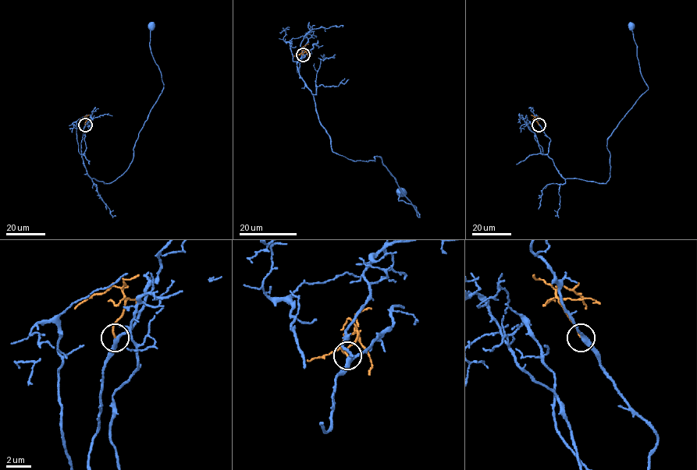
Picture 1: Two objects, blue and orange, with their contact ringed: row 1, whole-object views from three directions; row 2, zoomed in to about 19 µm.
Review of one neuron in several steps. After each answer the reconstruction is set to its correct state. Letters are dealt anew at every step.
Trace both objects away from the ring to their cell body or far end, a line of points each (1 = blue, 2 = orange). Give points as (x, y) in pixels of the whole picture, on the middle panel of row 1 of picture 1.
1: (303, 54), (296, 70), (331, 148), (353, 160), (379, 157), (419, 217), (414, 205), (399, 199), (402, 193)
2: (303, 54), (304, 49), (293, 56)

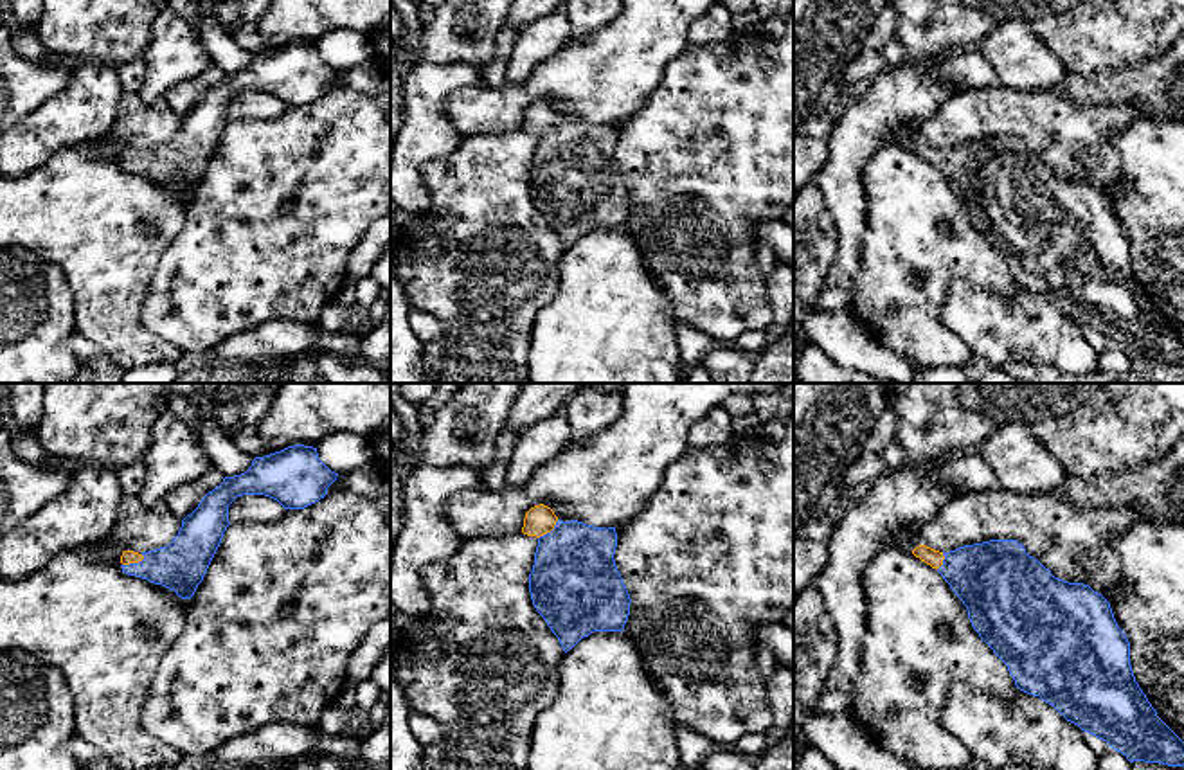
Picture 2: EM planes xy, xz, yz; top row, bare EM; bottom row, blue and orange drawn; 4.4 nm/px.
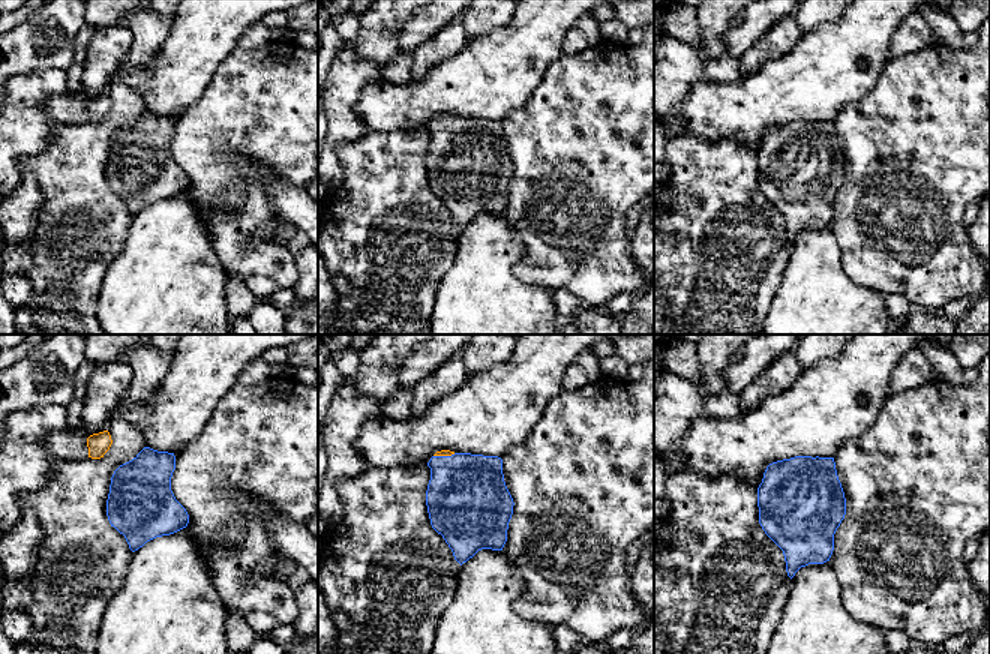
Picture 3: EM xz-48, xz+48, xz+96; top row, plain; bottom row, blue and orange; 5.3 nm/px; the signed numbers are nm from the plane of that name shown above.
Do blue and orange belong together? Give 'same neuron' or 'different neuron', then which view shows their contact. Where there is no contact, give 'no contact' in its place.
same neuron | xy

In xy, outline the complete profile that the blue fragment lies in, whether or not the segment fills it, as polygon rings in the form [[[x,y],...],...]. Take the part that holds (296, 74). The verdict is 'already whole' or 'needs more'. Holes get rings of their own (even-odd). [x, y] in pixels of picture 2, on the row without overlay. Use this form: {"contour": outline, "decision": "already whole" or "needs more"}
{"contour": [[[293,41],[281,49],[256,54],[252,63],[209,88],[198,104],[182,117],[167,144],[148,149],[124,148],[122,169],[175,187],[191,196],[230,122],[229,103],[243,92],[265,92],[284,106],[304,106],[327,92],[338,70],[331,68],[317,45]]], "decision": "needs more"}

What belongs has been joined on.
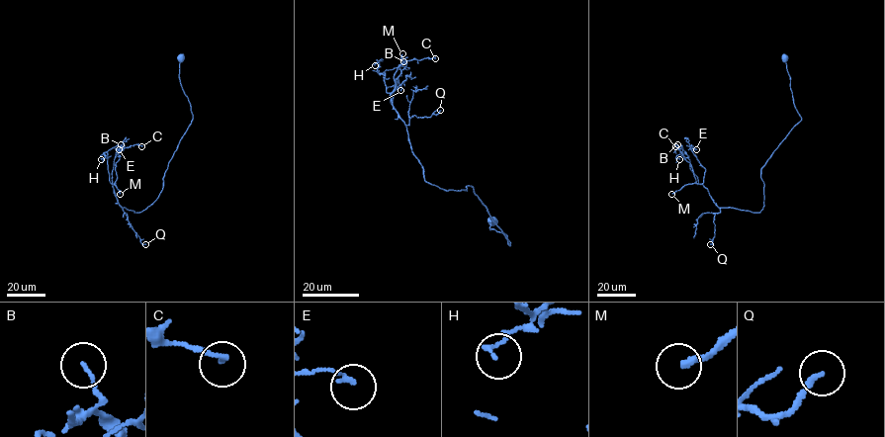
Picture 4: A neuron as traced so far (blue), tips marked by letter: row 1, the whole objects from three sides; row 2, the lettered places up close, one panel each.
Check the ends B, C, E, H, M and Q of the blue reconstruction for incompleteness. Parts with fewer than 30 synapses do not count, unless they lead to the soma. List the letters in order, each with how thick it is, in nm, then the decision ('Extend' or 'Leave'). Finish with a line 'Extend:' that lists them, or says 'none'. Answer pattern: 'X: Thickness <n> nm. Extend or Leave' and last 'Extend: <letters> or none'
B: Thickness 100 nm. Leave
C: Thickness 180 nm. Leave
E: Thickness 140 nm. Leave
H: Thickness 130 nm. Leave
M: Thickness 220 nm. Extend
Q: Thickness 180 nm. Leave
Extend: M

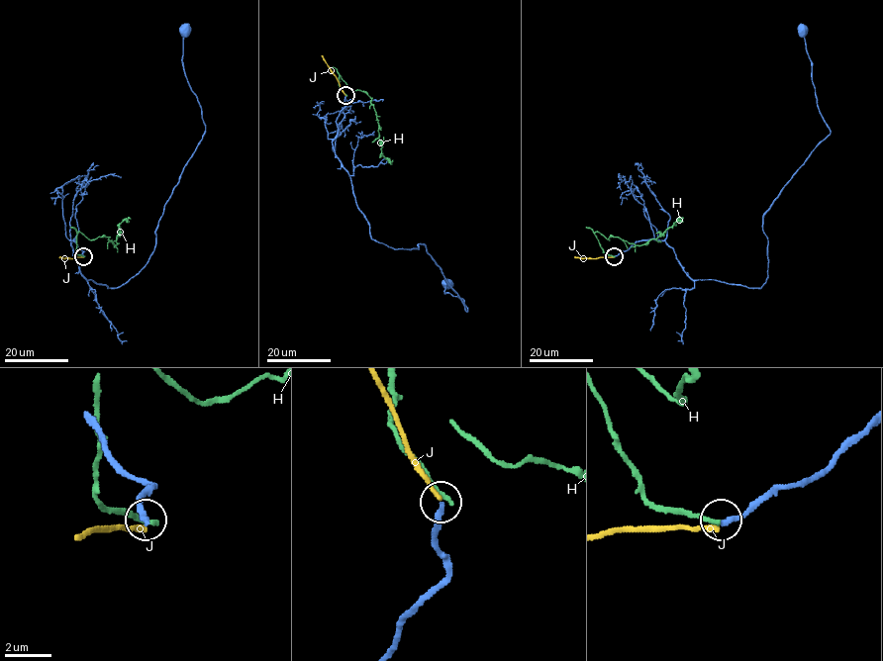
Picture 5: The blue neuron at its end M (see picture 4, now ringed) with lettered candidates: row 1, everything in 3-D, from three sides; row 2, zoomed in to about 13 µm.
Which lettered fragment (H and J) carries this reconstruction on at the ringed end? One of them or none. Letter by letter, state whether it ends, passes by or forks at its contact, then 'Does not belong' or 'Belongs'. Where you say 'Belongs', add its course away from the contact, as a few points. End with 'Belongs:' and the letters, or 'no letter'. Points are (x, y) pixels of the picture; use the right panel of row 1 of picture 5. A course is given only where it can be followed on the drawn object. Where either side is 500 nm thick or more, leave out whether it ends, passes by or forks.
H: It ends there. Does not belong
J: It ends there. Does not belong
Belongs: no letter

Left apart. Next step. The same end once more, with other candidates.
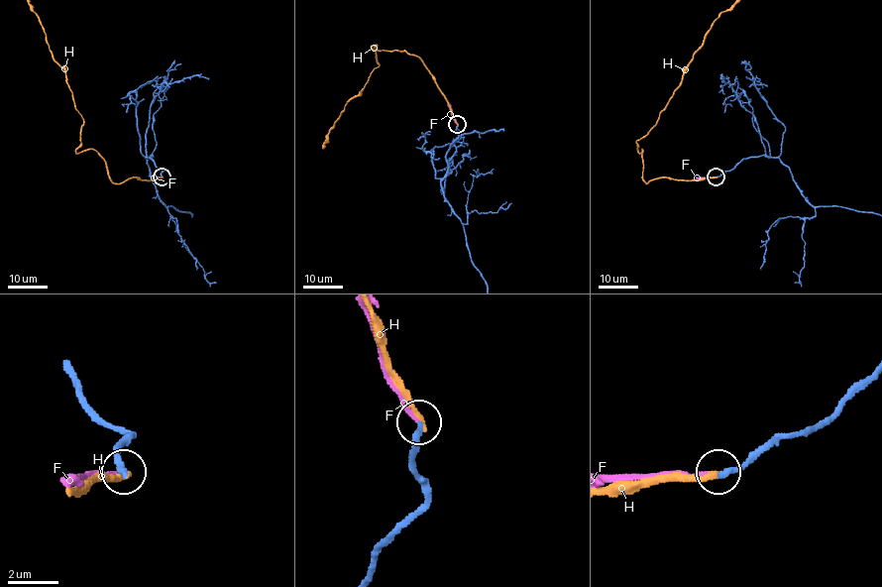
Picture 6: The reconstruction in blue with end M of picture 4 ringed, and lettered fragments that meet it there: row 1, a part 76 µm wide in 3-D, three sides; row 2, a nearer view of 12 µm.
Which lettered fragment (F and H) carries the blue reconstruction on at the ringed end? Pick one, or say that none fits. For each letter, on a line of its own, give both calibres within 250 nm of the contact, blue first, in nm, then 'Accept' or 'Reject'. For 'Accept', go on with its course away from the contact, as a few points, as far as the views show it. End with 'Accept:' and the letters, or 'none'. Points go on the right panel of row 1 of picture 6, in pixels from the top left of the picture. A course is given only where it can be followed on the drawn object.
F: Thickness 240 nm (blue) against 200 nm. Accept
H: Thickness 240 nm (blue) against 220 nm. Reject
Accept: F

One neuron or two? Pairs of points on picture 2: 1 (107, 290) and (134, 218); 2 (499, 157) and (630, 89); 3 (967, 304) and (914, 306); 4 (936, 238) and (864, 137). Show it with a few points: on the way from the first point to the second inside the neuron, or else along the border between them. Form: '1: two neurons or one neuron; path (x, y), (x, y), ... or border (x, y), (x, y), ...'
1: one neuron; path (108, 272), (108, 243), (116, 236)
2: two neurons; border (520, 126), (510, 132), (479, 135)
3: two neurons; border (954, 281), (941, 312), (941, 322), (963, 342)
4: two neurons; border (891, 141), (868, 161), (864, 193)

